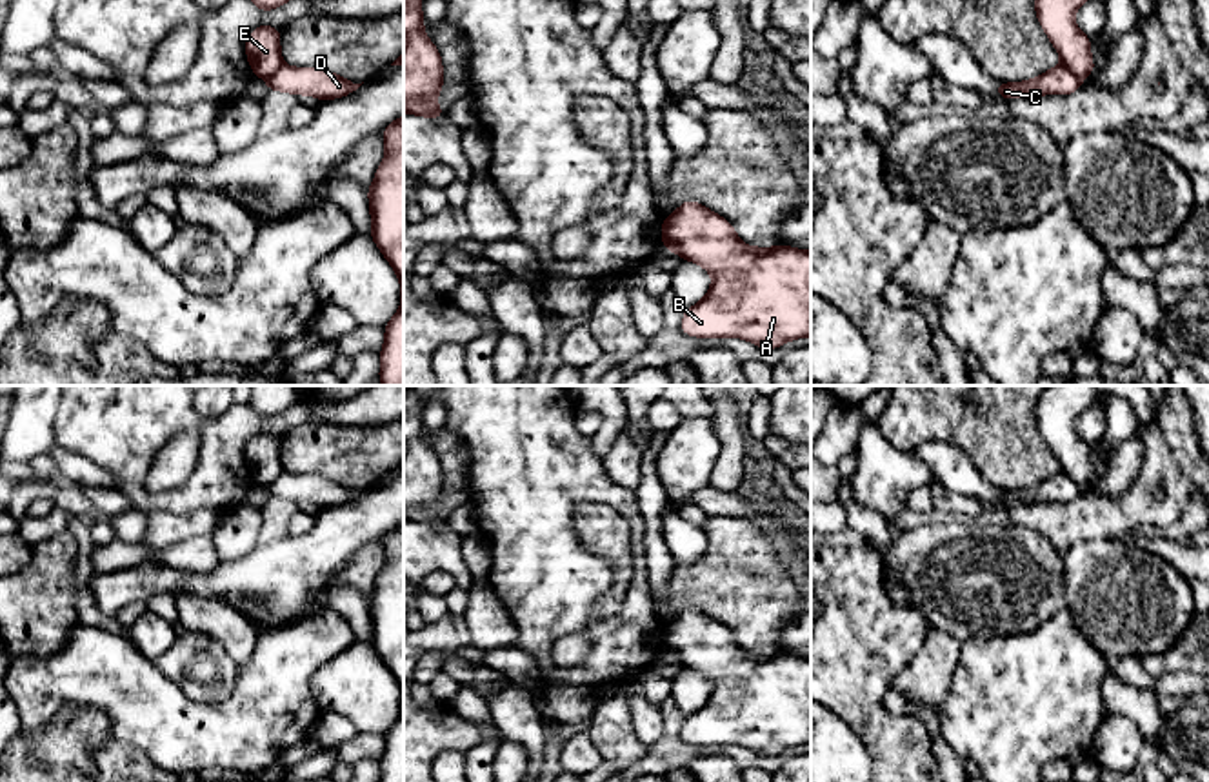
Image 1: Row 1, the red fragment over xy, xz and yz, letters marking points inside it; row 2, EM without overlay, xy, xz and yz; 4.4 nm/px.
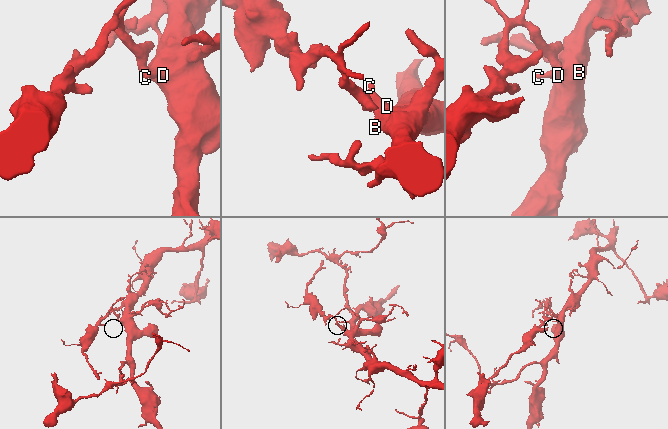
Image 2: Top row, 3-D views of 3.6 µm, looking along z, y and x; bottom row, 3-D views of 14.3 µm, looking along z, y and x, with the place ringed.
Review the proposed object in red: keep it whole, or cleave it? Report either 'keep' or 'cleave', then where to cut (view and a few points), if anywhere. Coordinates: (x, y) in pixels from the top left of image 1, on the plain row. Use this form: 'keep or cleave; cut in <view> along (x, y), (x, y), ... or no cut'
cleave; cut in yz along (1062, 470), (1082, 484)

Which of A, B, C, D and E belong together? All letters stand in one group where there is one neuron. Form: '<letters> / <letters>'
A B C D / E

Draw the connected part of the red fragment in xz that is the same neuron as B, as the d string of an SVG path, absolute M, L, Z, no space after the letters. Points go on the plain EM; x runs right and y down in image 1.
M693 607L680 611L660 635L662 646L680 653L682 667L702 673L713 684L709 700L685 717L682 740L698 746L736 744L764 757L811 744L811 658L745 653L725 626Z

